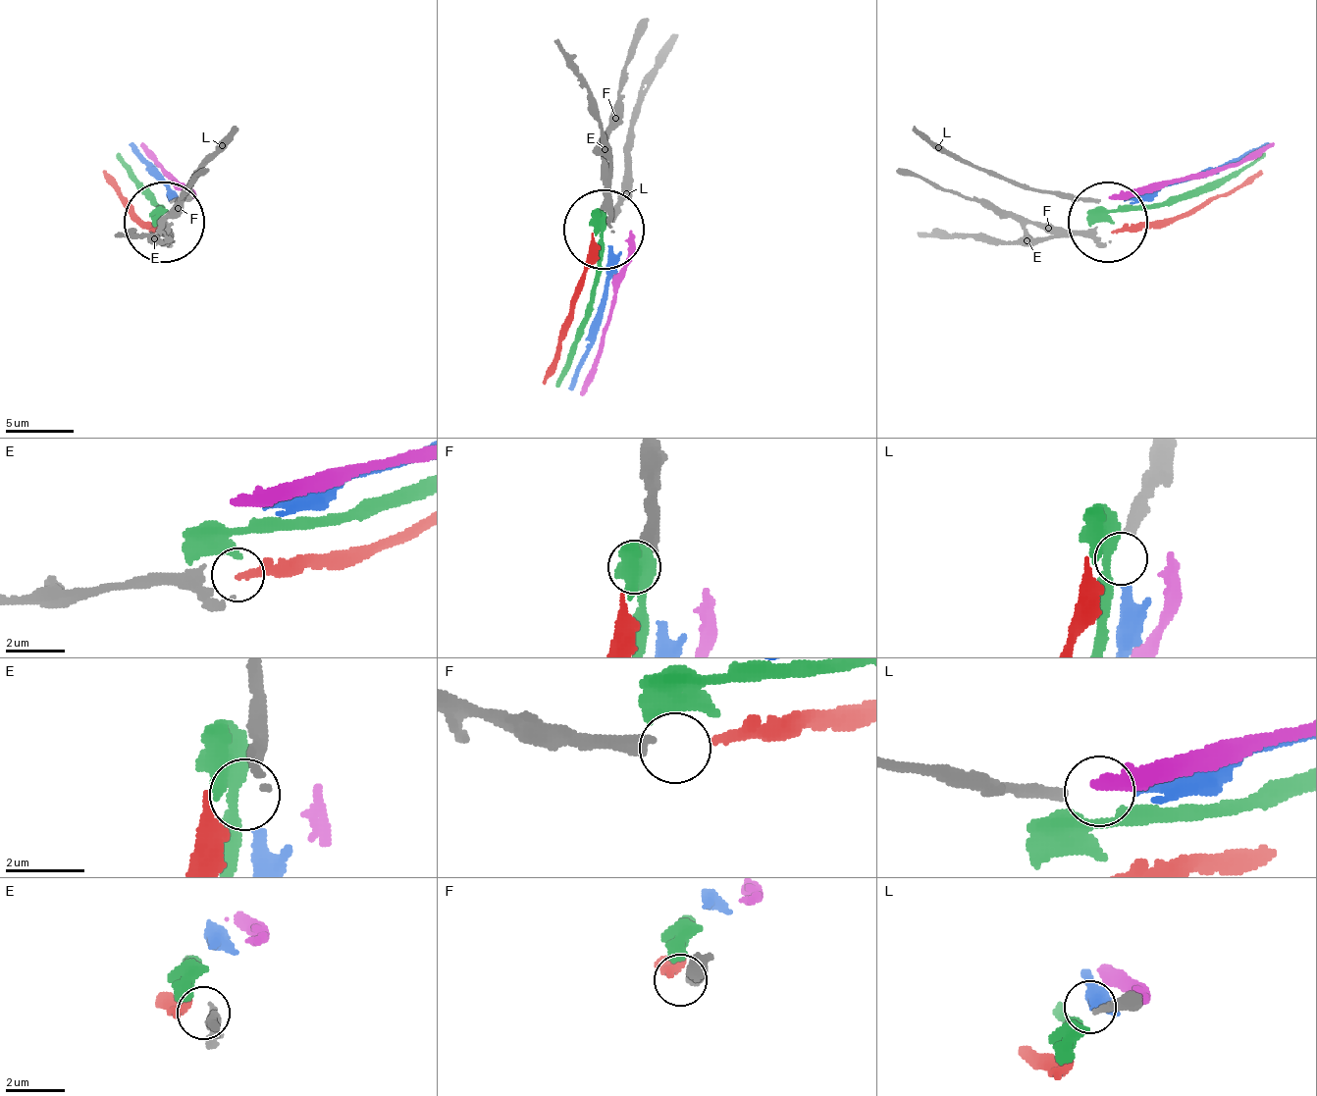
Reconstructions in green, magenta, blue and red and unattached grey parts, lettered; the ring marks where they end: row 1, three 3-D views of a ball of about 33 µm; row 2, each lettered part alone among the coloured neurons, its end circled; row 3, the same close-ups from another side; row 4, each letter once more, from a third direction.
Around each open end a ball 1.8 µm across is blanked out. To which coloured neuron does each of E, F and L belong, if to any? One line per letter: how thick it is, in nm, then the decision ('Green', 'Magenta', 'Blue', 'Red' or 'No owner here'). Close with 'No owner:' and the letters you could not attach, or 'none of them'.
E: Thickness 180 nm. No owner here
F: Thickness 400 nm. Red
L: Thickness 280 nm. Blue
No owner: E

